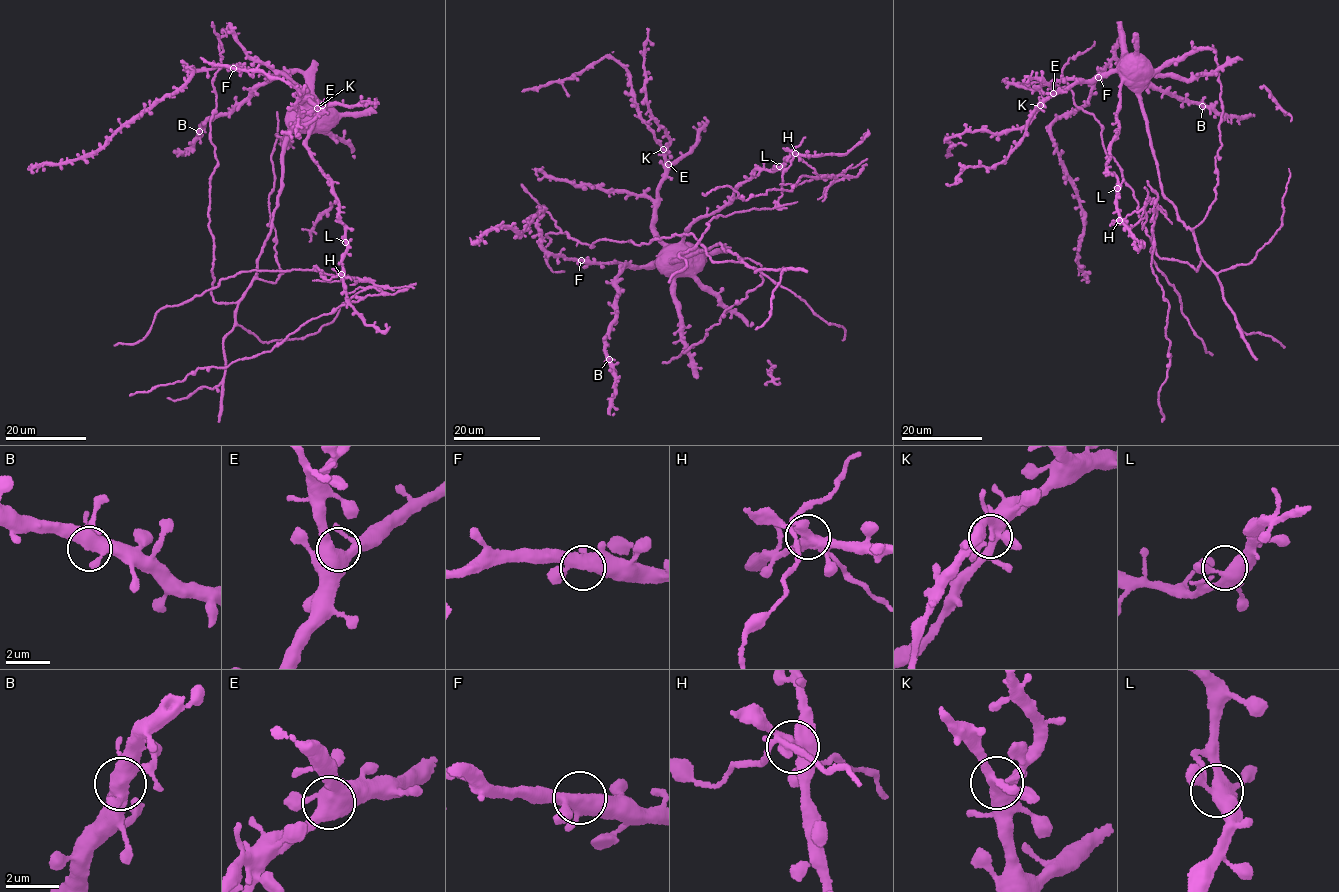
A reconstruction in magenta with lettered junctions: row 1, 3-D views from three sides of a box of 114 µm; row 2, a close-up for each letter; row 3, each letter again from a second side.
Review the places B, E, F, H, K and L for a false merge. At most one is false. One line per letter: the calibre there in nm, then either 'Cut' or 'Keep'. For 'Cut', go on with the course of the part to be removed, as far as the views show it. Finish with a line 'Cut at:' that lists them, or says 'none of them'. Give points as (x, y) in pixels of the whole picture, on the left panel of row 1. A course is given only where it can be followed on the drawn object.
B: Thickness 440 nm. Keep
E: Thickness 460 nm. Keep
F: Thickness 400 nm. Keep
H: Thickness 460 nm. Cut. Course of the part to remove: (341, 274), (368, 281), (381, 293), (312, 318), (269, 352), (226, 367), (199, 368), (182, 381), (129, 395)
K: Thickness 420 nm. Keep
L: Thickness 440 nm. Keep
Cut at: H

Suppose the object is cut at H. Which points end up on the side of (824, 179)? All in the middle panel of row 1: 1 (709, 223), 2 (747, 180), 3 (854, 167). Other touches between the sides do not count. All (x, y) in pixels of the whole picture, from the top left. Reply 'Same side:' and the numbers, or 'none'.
Same side: 1, 3

